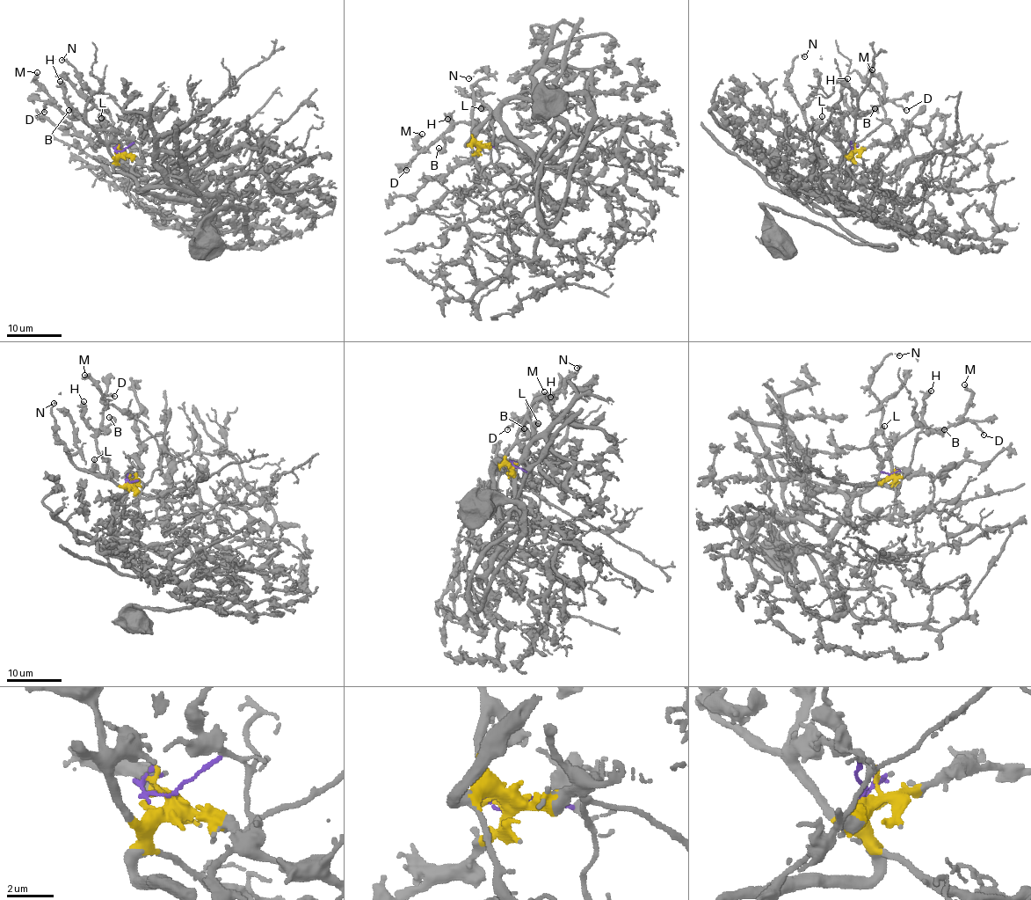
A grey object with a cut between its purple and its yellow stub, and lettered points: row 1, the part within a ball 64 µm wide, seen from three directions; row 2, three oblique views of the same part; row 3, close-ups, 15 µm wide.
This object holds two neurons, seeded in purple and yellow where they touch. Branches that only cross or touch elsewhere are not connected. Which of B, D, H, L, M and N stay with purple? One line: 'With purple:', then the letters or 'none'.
With purple: none

